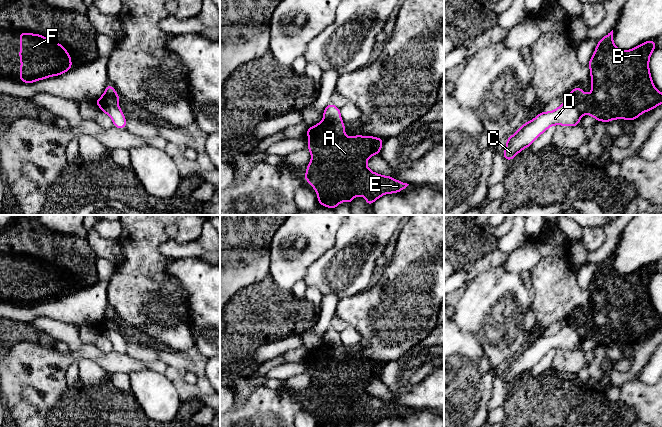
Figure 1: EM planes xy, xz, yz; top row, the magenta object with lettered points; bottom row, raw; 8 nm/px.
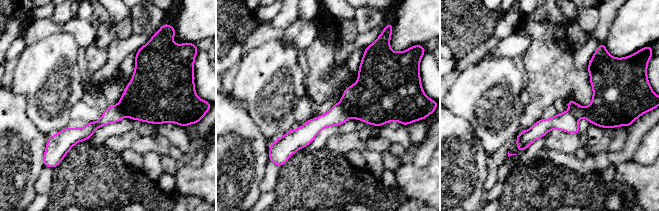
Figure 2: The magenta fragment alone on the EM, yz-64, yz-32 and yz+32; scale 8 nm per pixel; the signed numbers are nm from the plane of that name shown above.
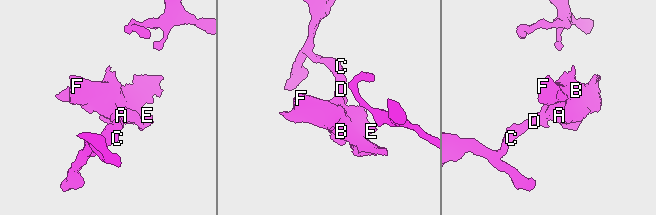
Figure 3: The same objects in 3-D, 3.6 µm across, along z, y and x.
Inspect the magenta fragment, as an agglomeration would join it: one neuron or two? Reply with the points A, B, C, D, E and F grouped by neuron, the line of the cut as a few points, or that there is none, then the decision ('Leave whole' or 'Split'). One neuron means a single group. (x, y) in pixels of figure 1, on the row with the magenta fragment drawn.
Groups: A B E F / C D. Split along xz (324, 118), (330, 121), (341, 121). Split

